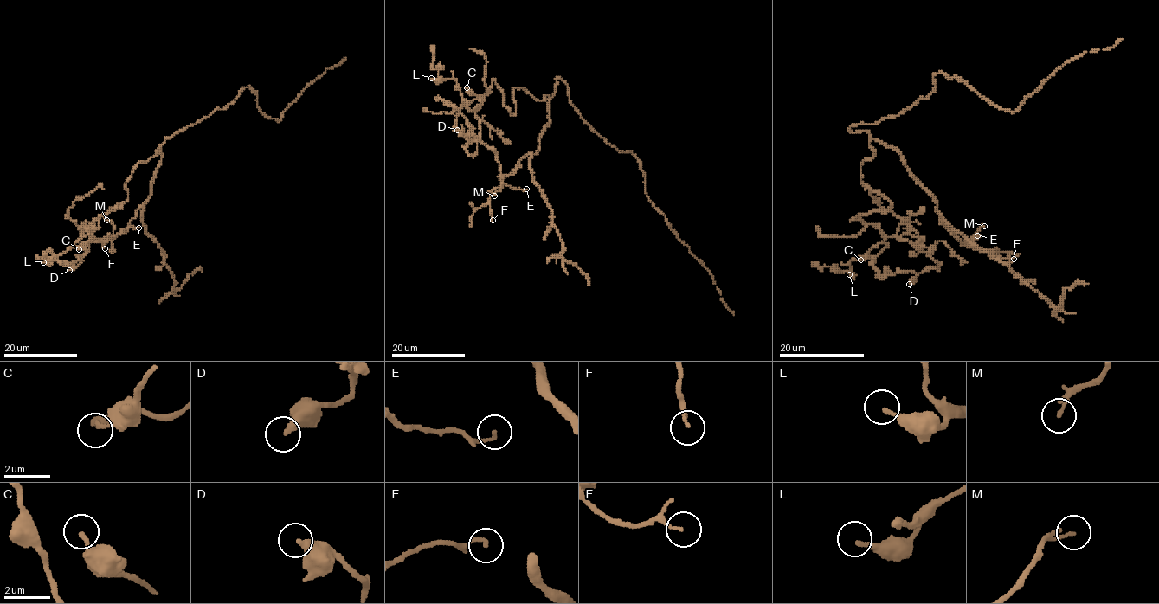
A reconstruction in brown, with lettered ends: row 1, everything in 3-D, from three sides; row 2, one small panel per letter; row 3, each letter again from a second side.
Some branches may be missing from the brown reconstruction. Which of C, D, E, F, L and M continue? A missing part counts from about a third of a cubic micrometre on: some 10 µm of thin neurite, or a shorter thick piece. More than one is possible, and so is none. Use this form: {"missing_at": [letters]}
{"missing_at": []}

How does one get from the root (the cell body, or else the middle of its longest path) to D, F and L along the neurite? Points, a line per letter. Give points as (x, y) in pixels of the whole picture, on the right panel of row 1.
D: (849, 130), (870, 134), (875, 154), (861, 181), (891, 203), (851, 221), (936, 263), (909, 284)
F: (849, 130), (866, 131), (874, 139), (893, 147), (908, 171), (936, 203), (941, 222), (961, 241), (1014, 259)
L: (849, 130), (870, 134), (861, 181), (891, 203), (851, 221), (875, 224), (886, 246), (849, 274)

